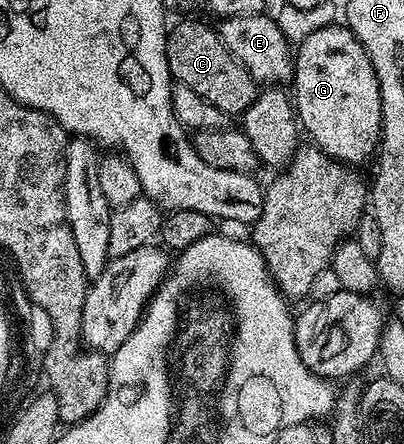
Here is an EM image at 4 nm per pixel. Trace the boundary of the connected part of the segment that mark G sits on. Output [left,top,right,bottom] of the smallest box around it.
[291,25,381,165]

